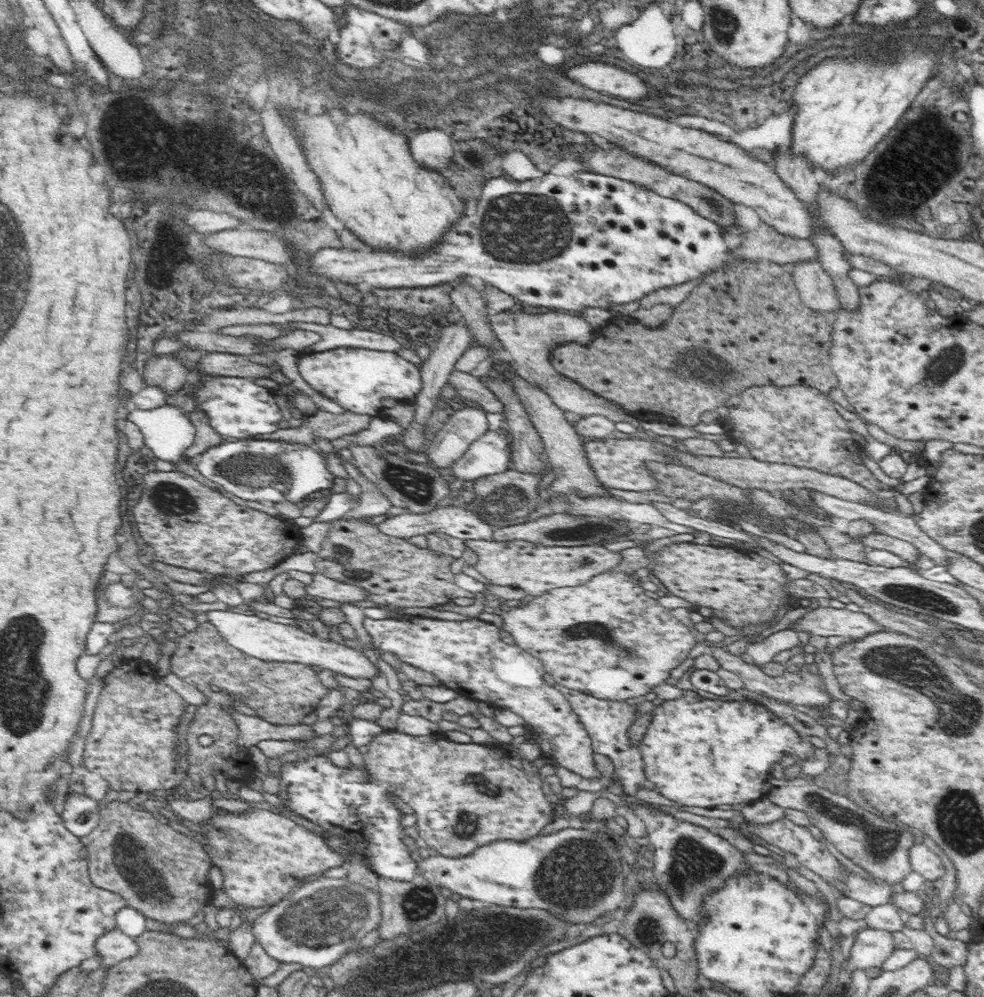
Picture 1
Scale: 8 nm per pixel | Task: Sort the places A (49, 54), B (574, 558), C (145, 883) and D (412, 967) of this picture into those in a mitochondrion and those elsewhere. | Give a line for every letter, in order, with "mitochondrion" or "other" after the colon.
A: other
B: mitochondrion
C: mitochondrion
D: mitochondrion

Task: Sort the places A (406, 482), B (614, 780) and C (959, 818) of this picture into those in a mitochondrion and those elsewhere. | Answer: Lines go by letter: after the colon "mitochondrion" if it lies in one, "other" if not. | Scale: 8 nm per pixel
A: mitochondrion
B: other
C: mitochondrion

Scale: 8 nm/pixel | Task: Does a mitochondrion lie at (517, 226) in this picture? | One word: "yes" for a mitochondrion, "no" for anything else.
yes

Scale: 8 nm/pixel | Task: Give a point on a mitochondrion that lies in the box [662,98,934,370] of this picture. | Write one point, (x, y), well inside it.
(883, 180)

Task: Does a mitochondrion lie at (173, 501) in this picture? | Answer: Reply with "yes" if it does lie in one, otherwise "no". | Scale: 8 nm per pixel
yes

